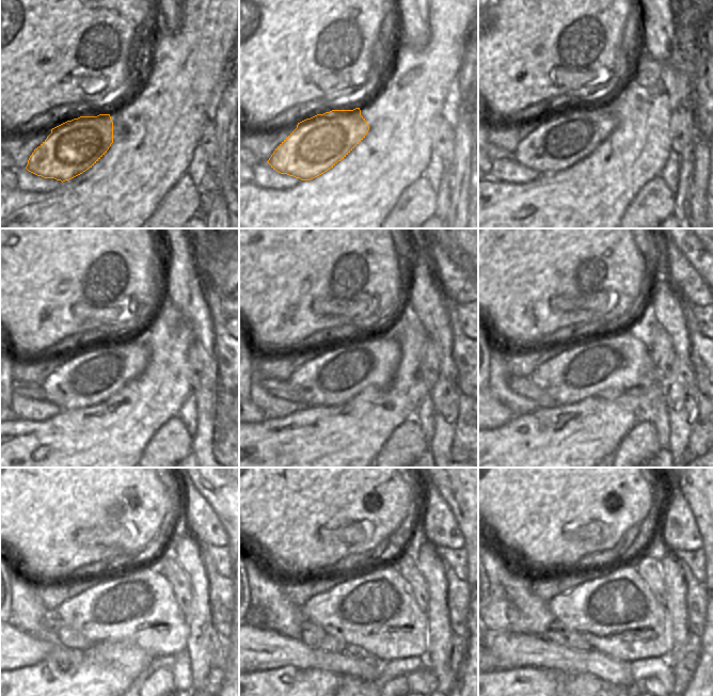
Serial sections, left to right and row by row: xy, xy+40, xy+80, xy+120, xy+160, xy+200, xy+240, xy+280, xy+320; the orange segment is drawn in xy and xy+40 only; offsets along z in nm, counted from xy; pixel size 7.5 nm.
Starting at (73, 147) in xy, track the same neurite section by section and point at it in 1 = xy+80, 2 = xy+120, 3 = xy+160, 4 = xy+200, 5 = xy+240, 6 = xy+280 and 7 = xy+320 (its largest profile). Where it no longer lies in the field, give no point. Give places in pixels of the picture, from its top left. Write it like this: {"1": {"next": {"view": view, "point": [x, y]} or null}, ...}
{"1": {"next": {"view": "xy+80", "point": [560, 141]}}, "2": {"next": {"view": "xy+120", "point": [93, 375]}}, "3": {"next": {"view": "xy+160", "point": [341, 372]}}, "4": {"next": {"view": "xy+200", "point": [616, 365]}}, "5": {"next": {"view": "xy+240", "point": [139, 606]}}, "6": {"next": {"view": "xy+280", "point": [375, 611]}}, "7": {"next": {"view": "xy+320", "point": [617, 614]}}}

